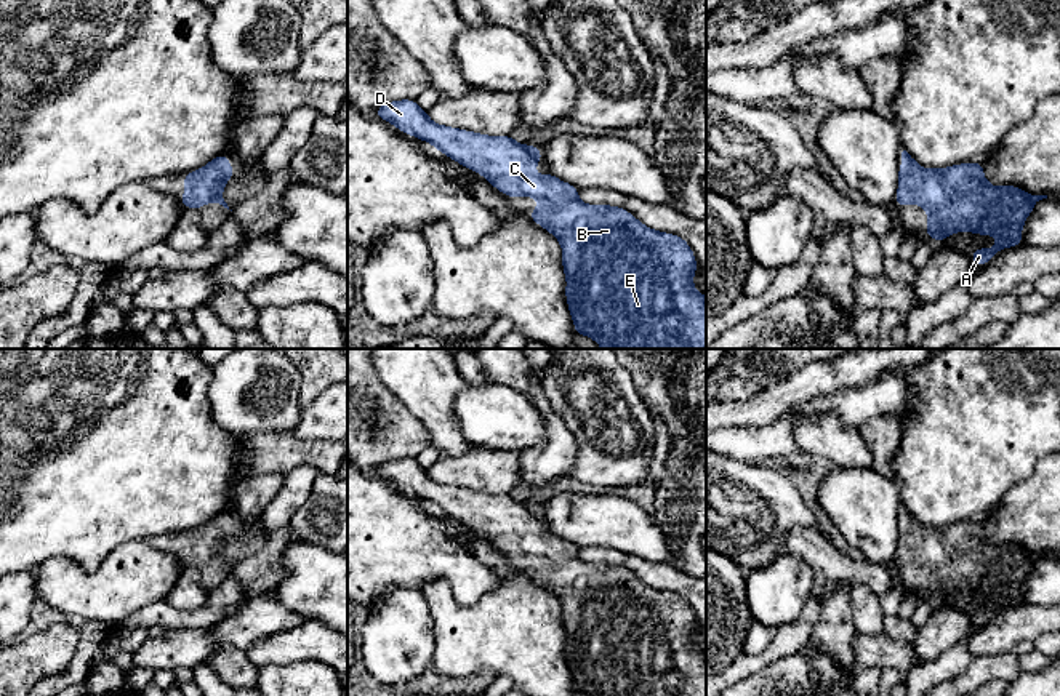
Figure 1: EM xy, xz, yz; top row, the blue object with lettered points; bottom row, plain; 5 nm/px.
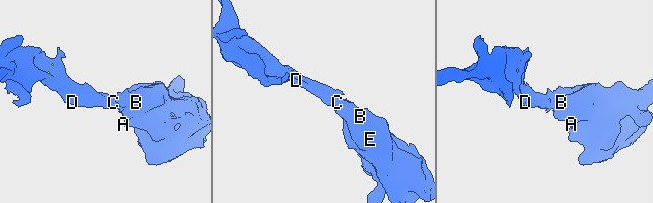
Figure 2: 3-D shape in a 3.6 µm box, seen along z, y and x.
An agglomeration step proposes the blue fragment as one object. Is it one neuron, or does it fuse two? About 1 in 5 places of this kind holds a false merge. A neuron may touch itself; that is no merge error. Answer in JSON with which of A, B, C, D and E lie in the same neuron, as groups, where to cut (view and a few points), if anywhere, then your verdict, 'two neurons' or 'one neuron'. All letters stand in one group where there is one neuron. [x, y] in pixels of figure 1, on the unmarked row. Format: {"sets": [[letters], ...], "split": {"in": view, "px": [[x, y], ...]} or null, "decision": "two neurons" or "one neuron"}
{"sets": [["A", "B", "C", "D", "E"]], "split": null, "decision": "one neuron"}

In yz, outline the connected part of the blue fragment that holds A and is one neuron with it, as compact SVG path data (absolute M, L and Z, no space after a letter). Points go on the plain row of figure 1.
M903 509L893 562L906 565L917 560L929 573L925 594L937 600L954 590L996 594L996 605L969 613L977 624L986 624L1001 608L1022 603L1023 582L1042 557L1047 554L1031 554L1012 542L991 544L985 538L983 520L922 528Z

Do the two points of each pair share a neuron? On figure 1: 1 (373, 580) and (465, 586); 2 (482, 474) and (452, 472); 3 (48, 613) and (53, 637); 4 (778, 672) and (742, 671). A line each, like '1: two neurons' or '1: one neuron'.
1: one neuron
2: one neuron
3: two neurons
4: two neurons

